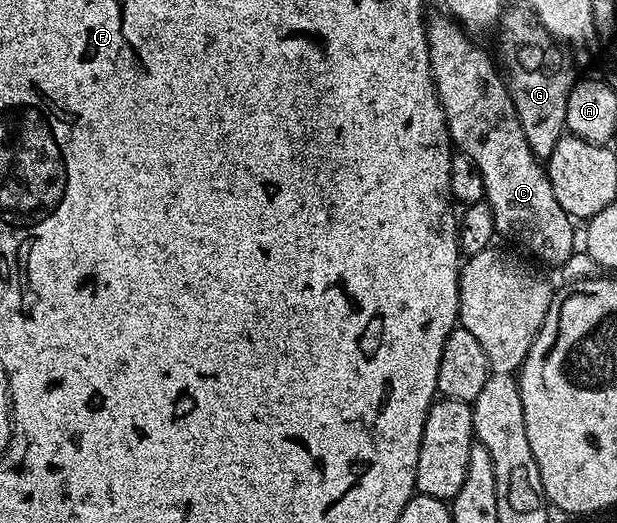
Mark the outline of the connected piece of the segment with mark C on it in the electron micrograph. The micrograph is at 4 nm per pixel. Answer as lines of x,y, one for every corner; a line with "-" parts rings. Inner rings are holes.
430,16
425,27
433,85
437,88
437,98
445,112
449,138
460,152
466,153
473,160
479,175
483,175
485,200
489,202
491,215
495,219
496,236
506,237
511,244
526,249
545,265
561,265
573,253
574,218
569,217
563,207
559,207
559,199
555,199
555,191
551,191
546,166
534,155
531,147
527,147
527,135
523,135
508,84
503,80
495,61
493,66
492,59
452,17
440,16

